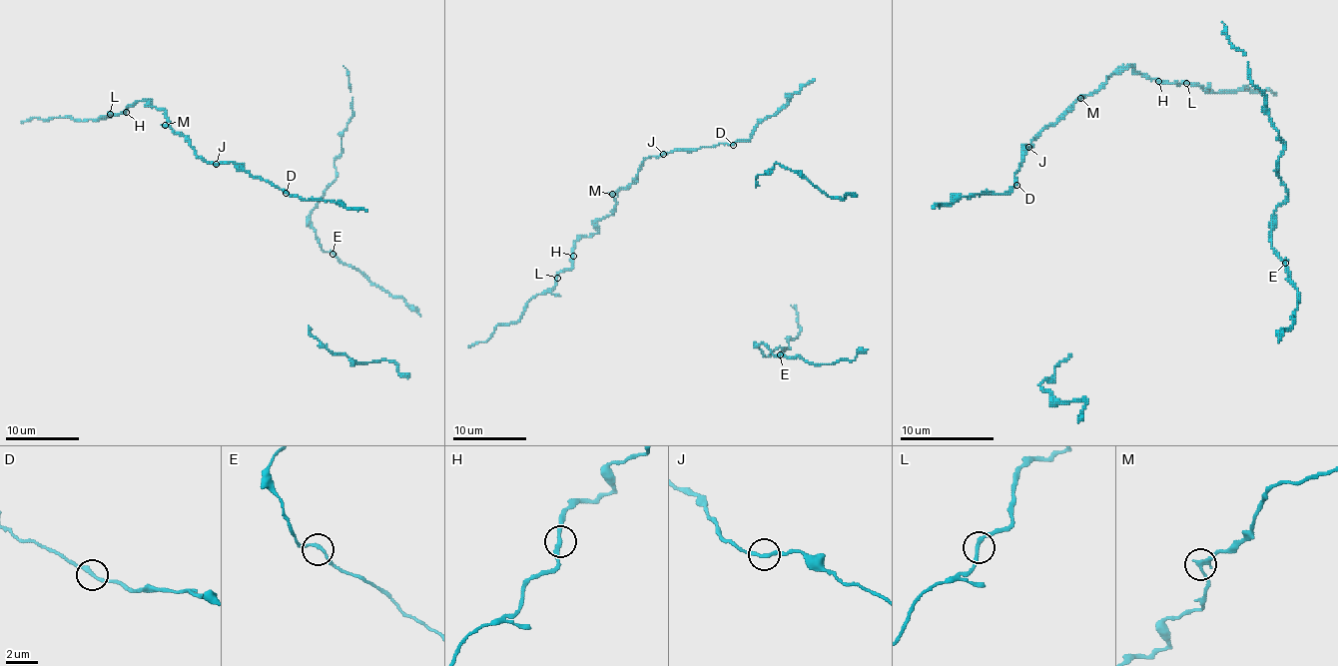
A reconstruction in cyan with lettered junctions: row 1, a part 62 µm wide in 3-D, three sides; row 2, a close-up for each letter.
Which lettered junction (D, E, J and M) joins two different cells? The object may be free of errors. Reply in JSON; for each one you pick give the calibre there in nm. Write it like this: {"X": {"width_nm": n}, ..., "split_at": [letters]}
{"M": {"width_nm": 220}, "split_at": ["M"]}

